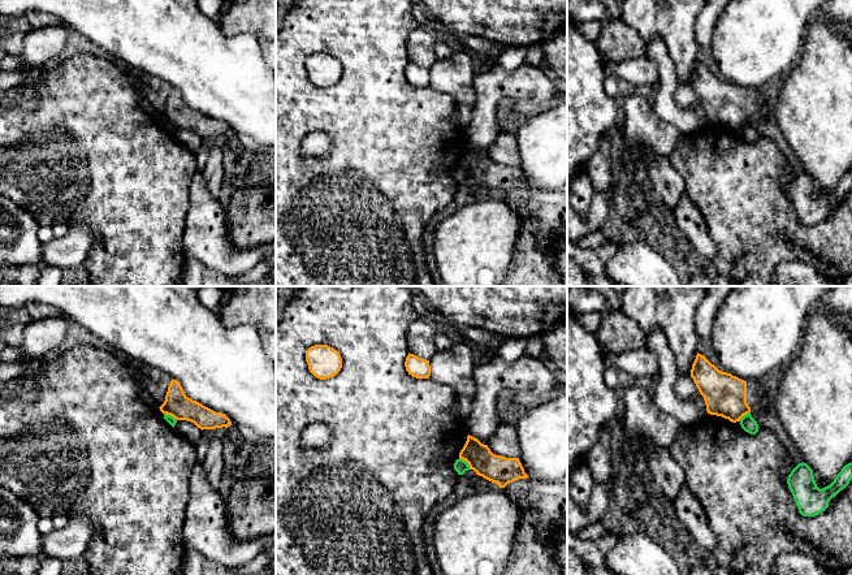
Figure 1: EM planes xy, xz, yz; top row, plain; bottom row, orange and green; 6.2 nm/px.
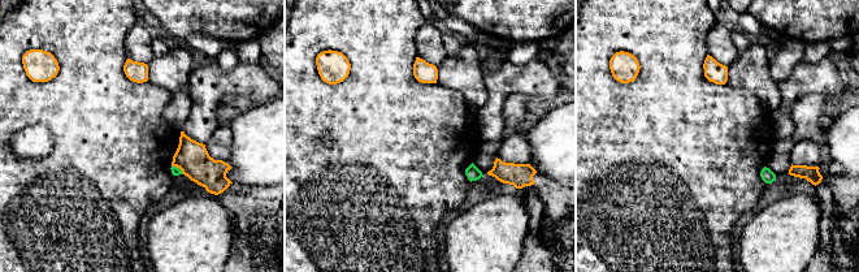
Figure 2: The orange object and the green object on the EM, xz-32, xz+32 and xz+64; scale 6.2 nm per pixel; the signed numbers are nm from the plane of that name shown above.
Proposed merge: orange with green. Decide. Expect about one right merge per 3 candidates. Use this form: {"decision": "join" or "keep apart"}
{"decision": "keep apart"}

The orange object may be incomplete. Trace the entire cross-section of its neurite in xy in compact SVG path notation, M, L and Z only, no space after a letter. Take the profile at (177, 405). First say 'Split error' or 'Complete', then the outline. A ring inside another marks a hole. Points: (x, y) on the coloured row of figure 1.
Complete. M173 379L168 386L165 401L159 408L163 414L170 415L177 420L194 423L202 431L222 427L228 428L232 424L225 414L216 412L189 398L180 381Z

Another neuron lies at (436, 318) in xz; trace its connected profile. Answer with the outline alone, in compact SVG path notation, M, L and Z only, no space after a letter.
M433 311L433 312L429 312L428 316L427 316L436 327L440 327L440 328L445 328L447 329L449 332L454 333L455 330L455 325L453 321L450 321L446 316L444 316L442 314L437 312L437 311Z

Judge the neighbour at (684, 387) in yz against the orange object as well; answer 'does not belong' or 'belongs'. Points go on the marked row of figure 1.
does not belong

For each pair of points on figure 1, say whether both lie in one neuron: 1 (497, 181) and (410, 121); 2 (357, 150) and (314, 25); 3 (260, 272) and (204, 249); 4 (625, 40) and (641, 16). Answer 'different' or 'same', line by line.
1: different
2: same
3: different
4: different

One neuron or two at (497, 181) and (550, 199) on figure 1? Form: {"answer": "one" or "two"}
{"answer": "one"}

